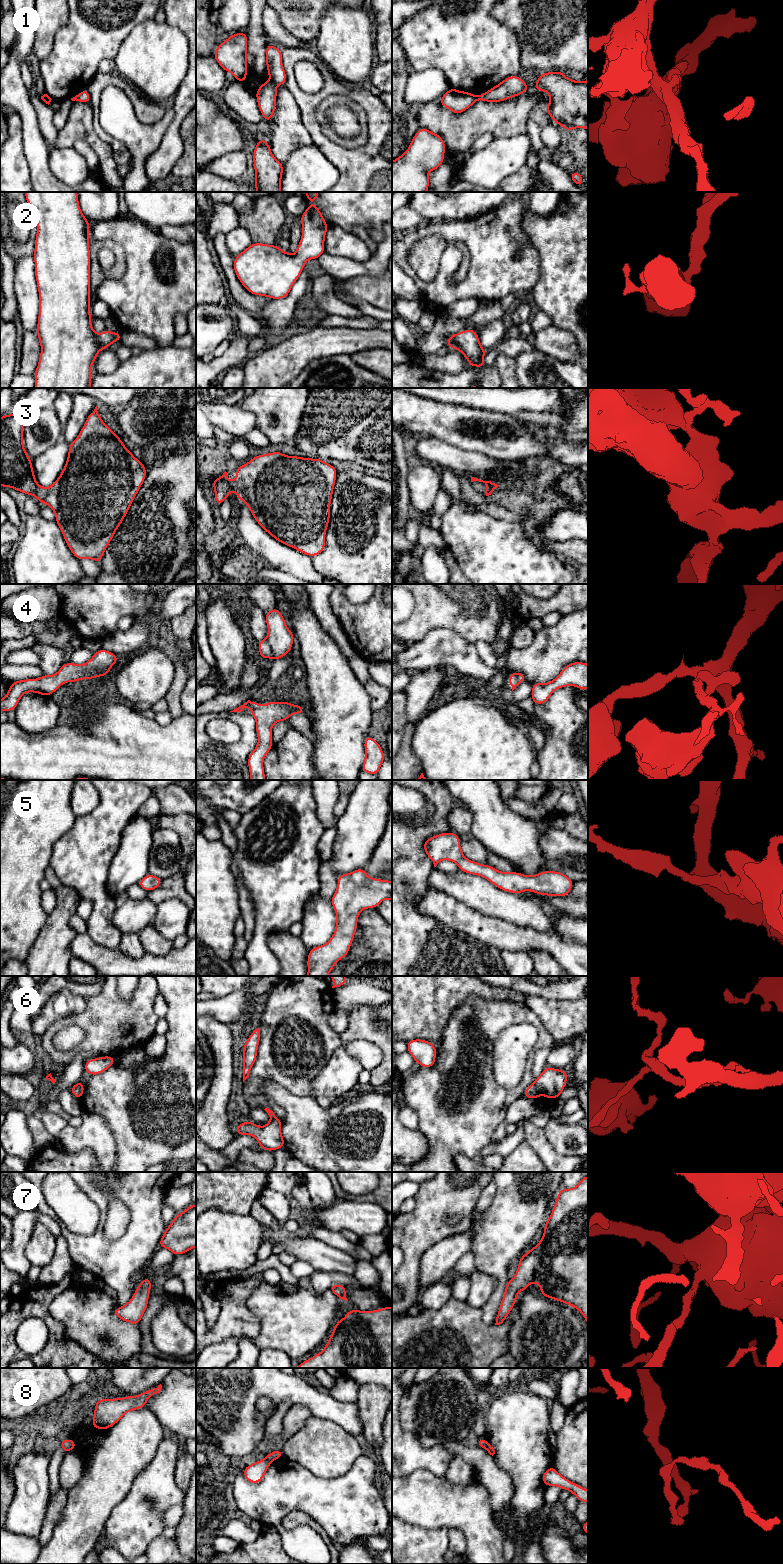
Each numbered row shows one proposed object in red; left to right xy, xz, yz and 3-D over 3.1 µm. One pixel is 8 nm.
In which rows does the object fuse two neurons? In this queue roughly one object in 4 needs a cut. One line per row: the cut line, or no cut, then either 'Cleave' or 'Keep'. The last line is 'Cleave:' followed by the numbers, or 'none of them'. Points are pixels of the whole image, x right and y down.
1: Split along xz (270, 79), (276, 84). Cleave
2: No split. Keep
3: No split. Keep
4: No split. Keep
5: No split. Keep
6: Split along yz (533, 1083), (540, 1094). Cleave
7: No split. Keep
8: No split. Keep
Cleave: 1, 6

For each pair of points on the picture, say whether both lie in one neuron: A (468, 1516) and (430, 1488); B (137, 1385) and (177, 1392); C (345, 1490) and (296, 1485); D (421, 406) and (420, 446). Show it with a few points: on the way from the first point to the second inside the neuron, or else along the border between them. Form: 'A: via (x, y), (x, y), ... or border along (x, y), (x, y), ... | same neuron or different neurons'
A: via (459, 1507), (447, 1505), (439, 1497) | same neuron
B: border along (164, 1378), (160, 1383) | different neurons
C: via (333, 1490), (308, 1490) | same neuron
D: border along (410, 437), (435, 436), (443, 441) | different neurons

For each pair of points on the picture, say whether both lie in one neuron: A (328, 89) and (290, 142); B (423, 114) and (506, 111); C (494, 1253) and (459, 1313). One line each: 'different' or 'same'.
A: different
B: same
C: different

